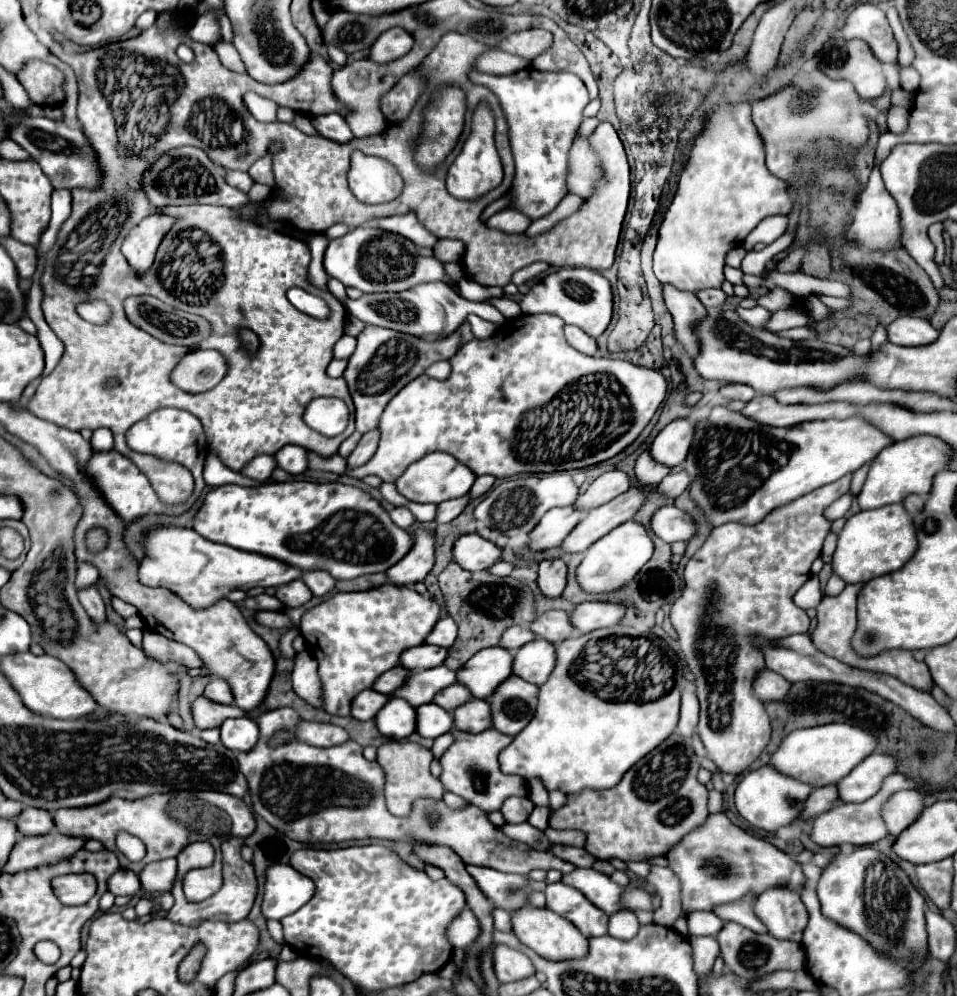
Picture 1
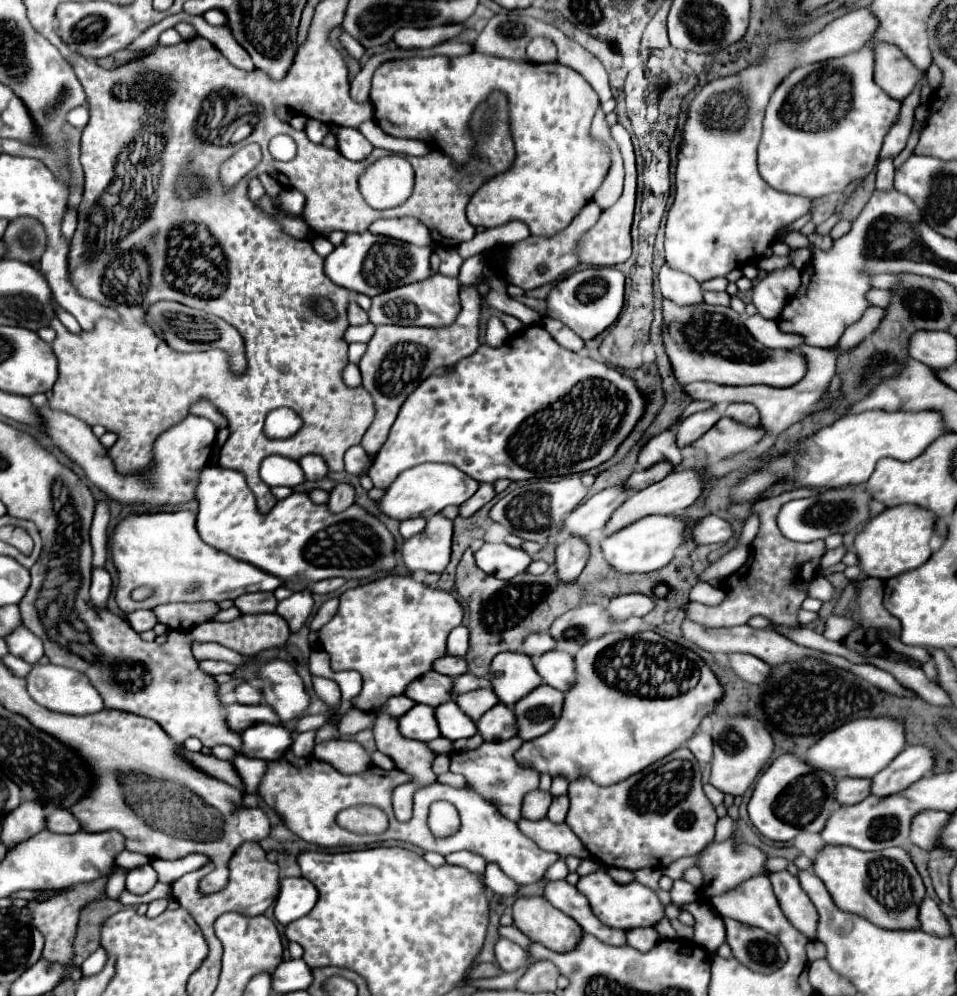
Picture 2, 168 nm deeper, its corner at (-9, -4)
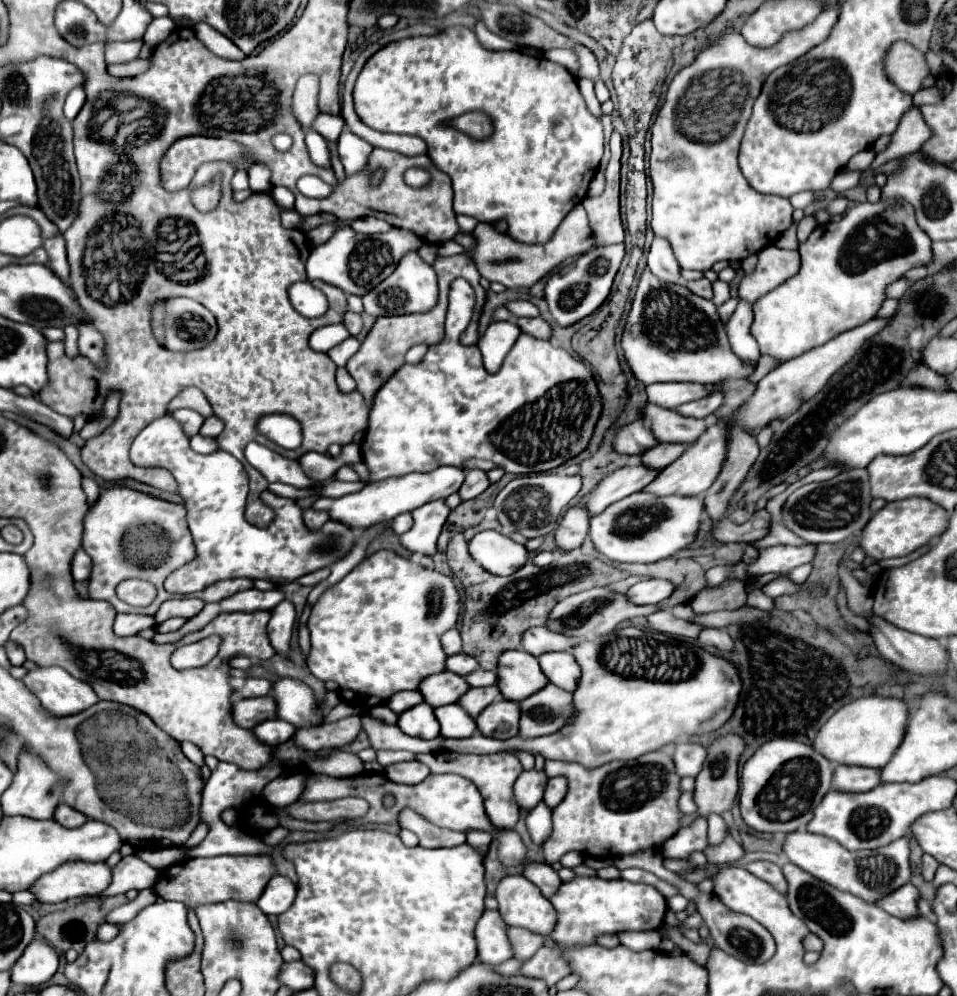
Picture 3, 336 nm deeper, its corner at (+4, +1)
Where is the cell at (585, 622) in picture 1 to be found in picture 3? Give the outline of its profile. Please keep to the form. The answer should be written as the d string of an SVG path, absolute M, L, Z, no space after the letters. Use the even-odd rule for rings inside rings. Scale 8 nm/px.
M642 580L626 592L626 598L632 604L658 604L666 600L672 590L674 586L668 580Z

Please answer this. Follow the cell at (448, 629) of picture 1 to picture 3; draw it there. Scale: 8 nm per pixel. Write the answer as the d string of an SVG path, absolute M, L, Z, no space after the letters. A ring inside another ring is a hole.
M452 628L448 630L446 634L442 634L442 648L448 656L452 654L458 654L462 650L462 640L460 640L460 632L458 628Z

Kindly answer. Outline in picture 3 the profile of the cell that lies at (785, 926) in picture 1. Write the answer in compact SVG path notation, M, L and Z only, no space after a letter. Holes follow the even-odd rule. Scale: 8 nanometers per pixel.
M752 862L752 864L746 864L746 870L750 870L754 876L766 880L768 884L772 884L778 892L782 892L782 896L786 896L786 880L782 876L782 870L778 864L774 862Z

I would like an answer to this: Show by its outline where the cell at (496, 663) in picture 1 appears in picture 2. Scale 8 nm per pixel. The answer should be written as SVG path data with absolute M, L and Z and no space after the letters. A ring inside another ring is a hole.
M499 653L499 657L491 663L491 683L501 703L515 705L519 699L537 689L543 679L535 671L529 655Z

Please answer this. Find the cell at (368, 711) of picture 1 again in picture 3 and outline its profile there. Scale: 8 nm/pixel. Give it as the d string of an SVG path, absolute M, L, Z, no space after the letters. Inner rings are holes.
M396 692L394 696L390 696L390 700L386 702L386 706L392 710L392 712L398 712L402 714L404 710L416 706L422 702L422 694L420 692Z

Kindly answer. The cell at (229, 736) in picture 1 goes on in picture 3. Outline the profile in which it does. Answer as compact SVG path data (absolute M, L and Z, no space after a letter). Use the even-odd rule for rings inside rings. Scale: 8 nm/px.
M274 718L274 720L266 720L266 722L258 724L258 728L252 728L252 732L258 742L262 742L266 746L278 746L294 734L294 726L290 722Z

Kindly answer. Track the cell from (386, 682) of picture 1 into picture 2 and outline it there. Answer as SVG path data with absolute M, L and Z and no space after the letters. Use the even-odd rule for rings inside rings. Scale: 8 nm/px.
M427 673L423 677L419 677L417 681L413 681L407 687L407 697L411 697L415 703L425 703L431 707L443 705L447 701L453 701L453 677L441 675L441 673Z

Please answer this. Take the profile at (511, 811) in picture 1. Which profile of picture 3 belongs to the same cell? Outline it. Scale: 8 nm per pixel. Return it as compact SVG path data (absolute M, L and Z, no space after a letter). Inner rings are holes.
M522 772L514 784L514 798L522 810L532 810L544 796L548 776L544 772Z

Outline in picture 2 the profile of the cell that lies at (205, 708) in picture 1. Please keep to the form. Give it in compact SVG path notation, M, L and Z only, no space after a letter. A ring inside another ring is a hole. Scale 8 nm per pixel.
M265 703L225 705L225 719L227 719L227 725L237 733L243 733L243 729L249 729L251 725L257 725L257 723L279 723L277 713Z

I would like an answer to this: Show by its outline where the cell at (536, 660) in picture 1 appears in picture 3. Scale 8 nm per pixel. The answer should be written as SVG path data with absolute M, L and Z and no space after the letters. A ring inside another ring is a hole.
M546 652L538 656L538 664L548 682L558 684L562 690L574 692L580 678L580 668L570 652Z

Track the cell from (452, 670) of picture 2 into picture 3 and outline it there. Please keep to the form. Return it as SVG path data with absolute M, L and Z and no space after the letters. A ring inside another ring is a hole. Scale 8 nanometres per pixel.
M454 654L454 656L448 656L448 658L446 658L446 670L454 672L454 674L466 676L468 672L472 672L472 670L476 670L476 668L478 668L478 662L476 662L472 656Z

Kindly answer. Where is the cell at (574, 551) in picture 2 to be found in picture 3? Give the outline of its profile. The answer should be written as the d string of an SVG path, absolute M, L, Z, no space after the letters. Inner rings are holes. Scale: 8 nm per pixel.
M582 504L572 506L566 512L566 516L562 518L562 522L560 522L560 526L558 526L556 534L554 534L556 546L560 550L564 550L564 552L580 548L584 538L586 538L586 532L588 532L588 522L590 522L590 516L582 508Z

